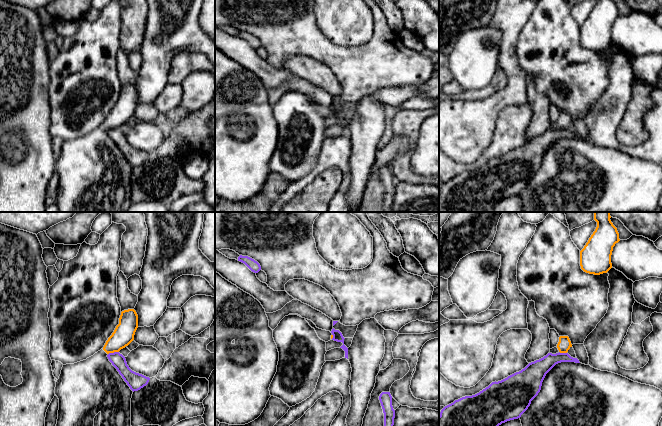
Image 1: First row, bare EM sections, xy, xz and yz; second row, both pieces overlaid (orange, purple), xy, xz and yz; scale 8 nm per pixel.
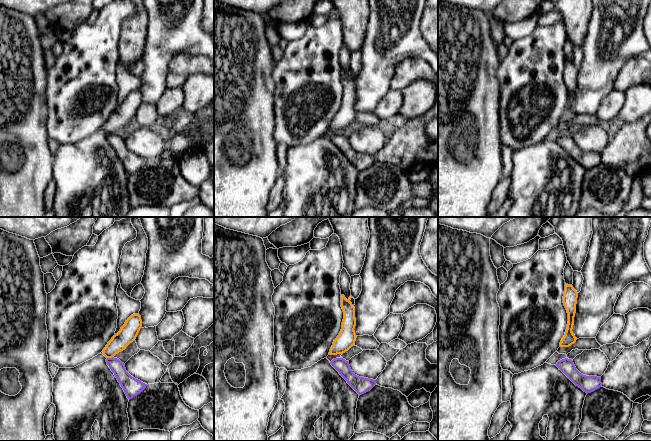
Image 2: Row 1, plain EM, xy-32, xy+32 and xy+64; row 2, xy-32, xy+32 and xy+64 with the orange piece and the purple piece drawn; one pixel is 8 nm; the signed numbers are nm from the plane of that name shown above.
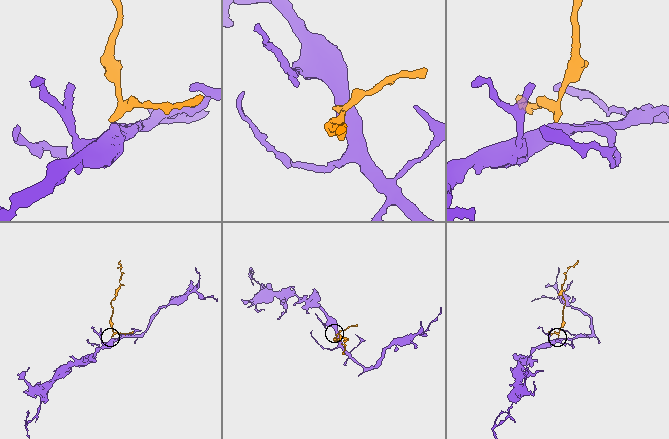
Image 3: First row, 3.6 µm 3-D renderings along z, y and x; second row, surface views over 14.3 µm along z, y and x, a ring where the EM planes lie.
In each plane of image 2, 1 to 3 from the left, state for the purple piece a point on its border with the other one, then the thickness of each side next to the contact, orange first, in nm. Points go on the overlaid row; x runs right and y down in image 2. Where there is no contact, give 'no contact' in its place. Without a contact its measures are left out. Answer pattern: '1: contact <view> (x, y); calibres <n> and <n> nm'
1: contact xy-32 (110, 357); calibres 140 and 120 nm
2: no contact
3: no contact

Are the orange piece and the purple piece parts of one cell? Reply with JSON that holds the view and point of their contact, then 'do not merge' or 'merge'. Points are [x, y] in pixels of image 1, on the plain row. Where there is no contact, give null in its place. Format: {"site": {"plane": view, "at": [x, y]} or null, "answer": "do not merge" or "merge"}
{"site": {"plane": "xy", "at": [113, 128]}, "answer": "do not merge"}

